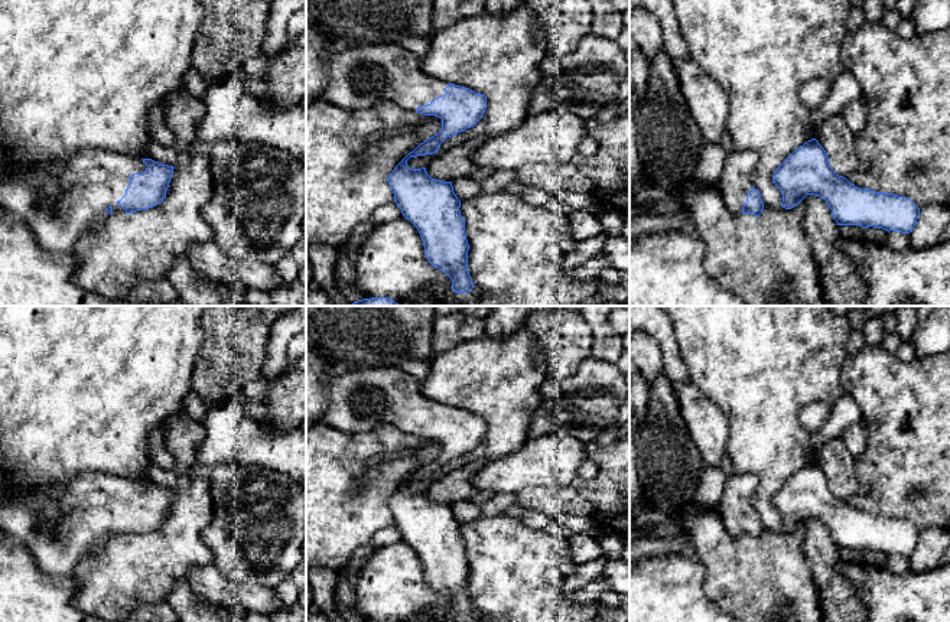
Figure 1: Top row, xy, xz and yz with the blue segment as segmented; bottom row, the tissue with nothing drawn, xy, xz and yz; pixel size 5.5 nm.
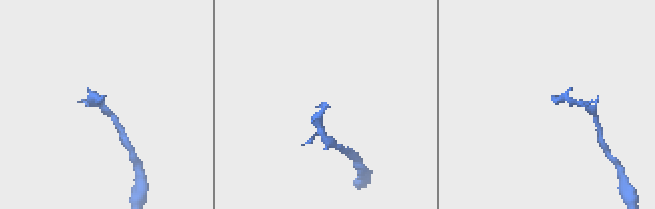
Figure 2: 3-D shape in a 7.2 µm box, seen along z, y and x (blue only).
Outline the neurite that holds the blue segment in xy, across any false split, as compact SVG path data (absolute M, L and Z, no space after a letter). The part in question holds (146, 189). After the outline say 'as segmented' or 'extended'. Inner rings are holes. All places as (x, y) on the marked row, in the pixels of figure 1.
M0 146L0 205L19 216L48 251L72 254L75 244L88 231L100 229L111 214L131 214L163 202L173 173L173 166L152 159L128 156L113 149L88 147L74 152L64 167L52 172L39 165L26 165Z; extended

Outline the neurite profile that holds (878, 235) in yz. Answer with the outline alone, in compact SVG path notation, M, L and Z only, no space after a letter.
M866 227L863 229L863 240L869 242L875 242L881 245L881 244L885 244L886 237L888 237L888 231L882 228Z

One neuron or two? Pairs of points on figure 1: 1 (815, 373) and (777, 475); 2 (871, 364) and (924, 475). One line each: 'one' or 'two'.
1: one
2: one

